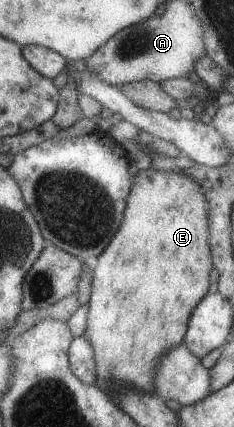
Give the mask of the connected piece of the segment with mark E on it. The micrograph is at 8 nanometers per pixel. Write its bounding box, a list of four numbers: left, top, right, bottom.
[84,166,213,397]

